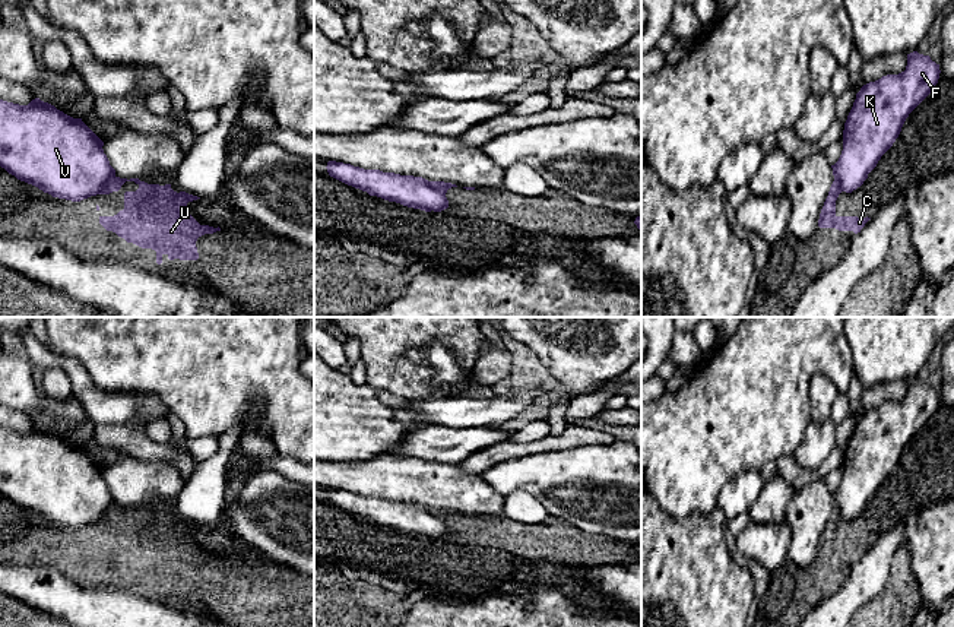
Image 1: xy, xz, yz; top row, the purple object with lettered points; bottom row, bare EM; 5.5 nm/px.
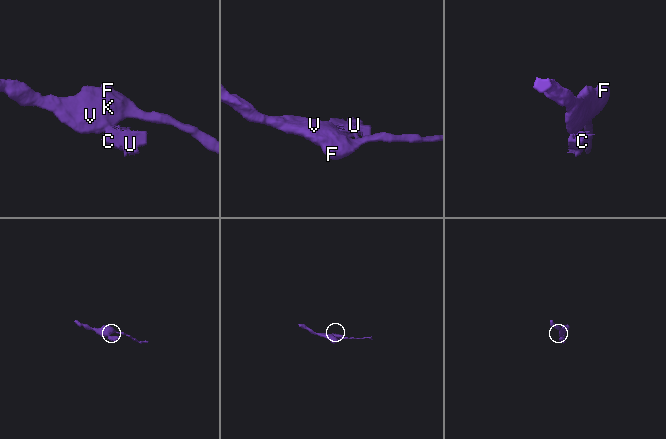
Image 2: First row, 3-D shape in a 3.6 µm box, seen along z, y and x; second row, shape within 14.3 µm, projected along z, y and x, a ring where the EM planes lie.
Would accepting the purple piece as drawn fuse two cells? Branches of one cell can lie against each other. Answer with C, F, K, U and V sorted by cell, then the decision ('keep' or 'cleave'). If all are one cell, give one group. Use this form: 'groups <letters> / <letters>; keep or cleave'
groups C U / F K V; cleave

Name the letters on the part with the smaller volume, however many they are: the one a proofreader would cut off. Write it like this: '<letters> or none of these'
C, U

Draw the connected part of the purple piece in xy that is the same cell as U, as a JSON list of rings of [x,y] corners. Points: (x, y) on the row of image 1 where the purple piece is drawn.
[[[112,177],[98,194],[118,191],[126,181],[134,181],[139,189],[124,193],[124,209],[114,216],[99,216],[99,224],[127,243],[156,251],[156,263],[162,256],[169,260],[197,260],[196,241],[205,234],[221,228],[200,225],[187,210],[187,203],[200,197],[186,191],[174,191],[171,184],[148,184],[139,178]]]

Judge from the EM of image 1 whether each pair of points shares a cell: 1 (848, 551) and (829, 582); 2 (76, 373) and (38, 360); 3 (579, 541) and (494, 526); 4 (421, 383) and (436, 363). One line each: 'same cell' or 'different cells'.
1: same cell
2: same cell
3: same cell
4: different cells

